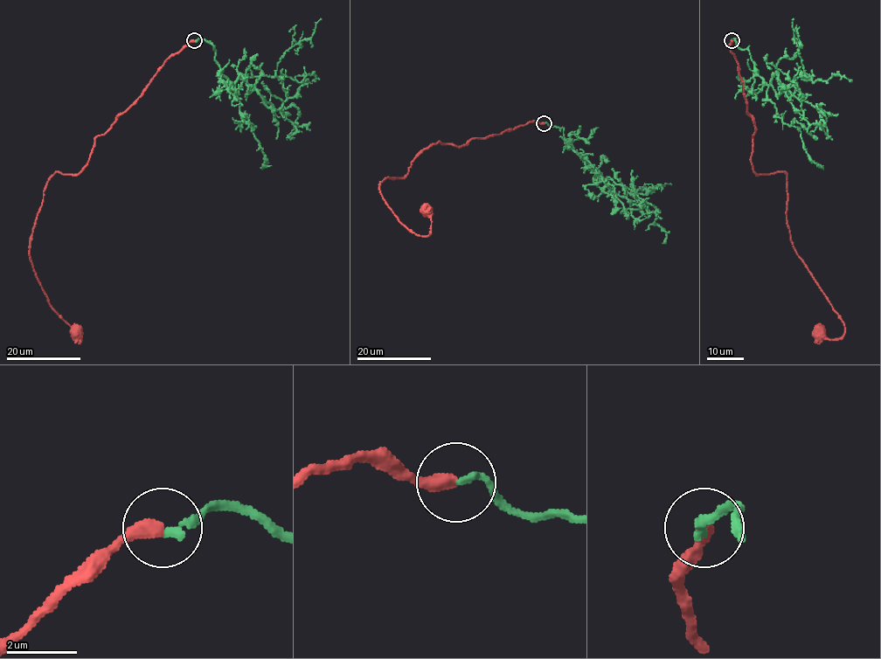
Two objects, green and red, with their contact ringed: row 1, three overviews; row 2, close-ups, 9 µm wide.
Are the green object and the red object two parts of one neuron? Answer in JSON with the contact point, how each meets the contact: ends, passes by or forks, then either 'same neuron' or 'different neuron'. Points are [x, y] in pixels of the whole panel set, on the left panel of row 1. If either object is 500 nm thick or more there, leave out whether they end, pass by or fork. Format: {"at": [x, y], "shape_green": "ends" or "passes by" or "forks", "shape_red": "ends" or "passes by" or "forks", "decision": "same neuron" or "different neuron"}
{"at": [194, 40], "shape_green": "ends", "shape_red": "ends", "decision": "same neuron"}

